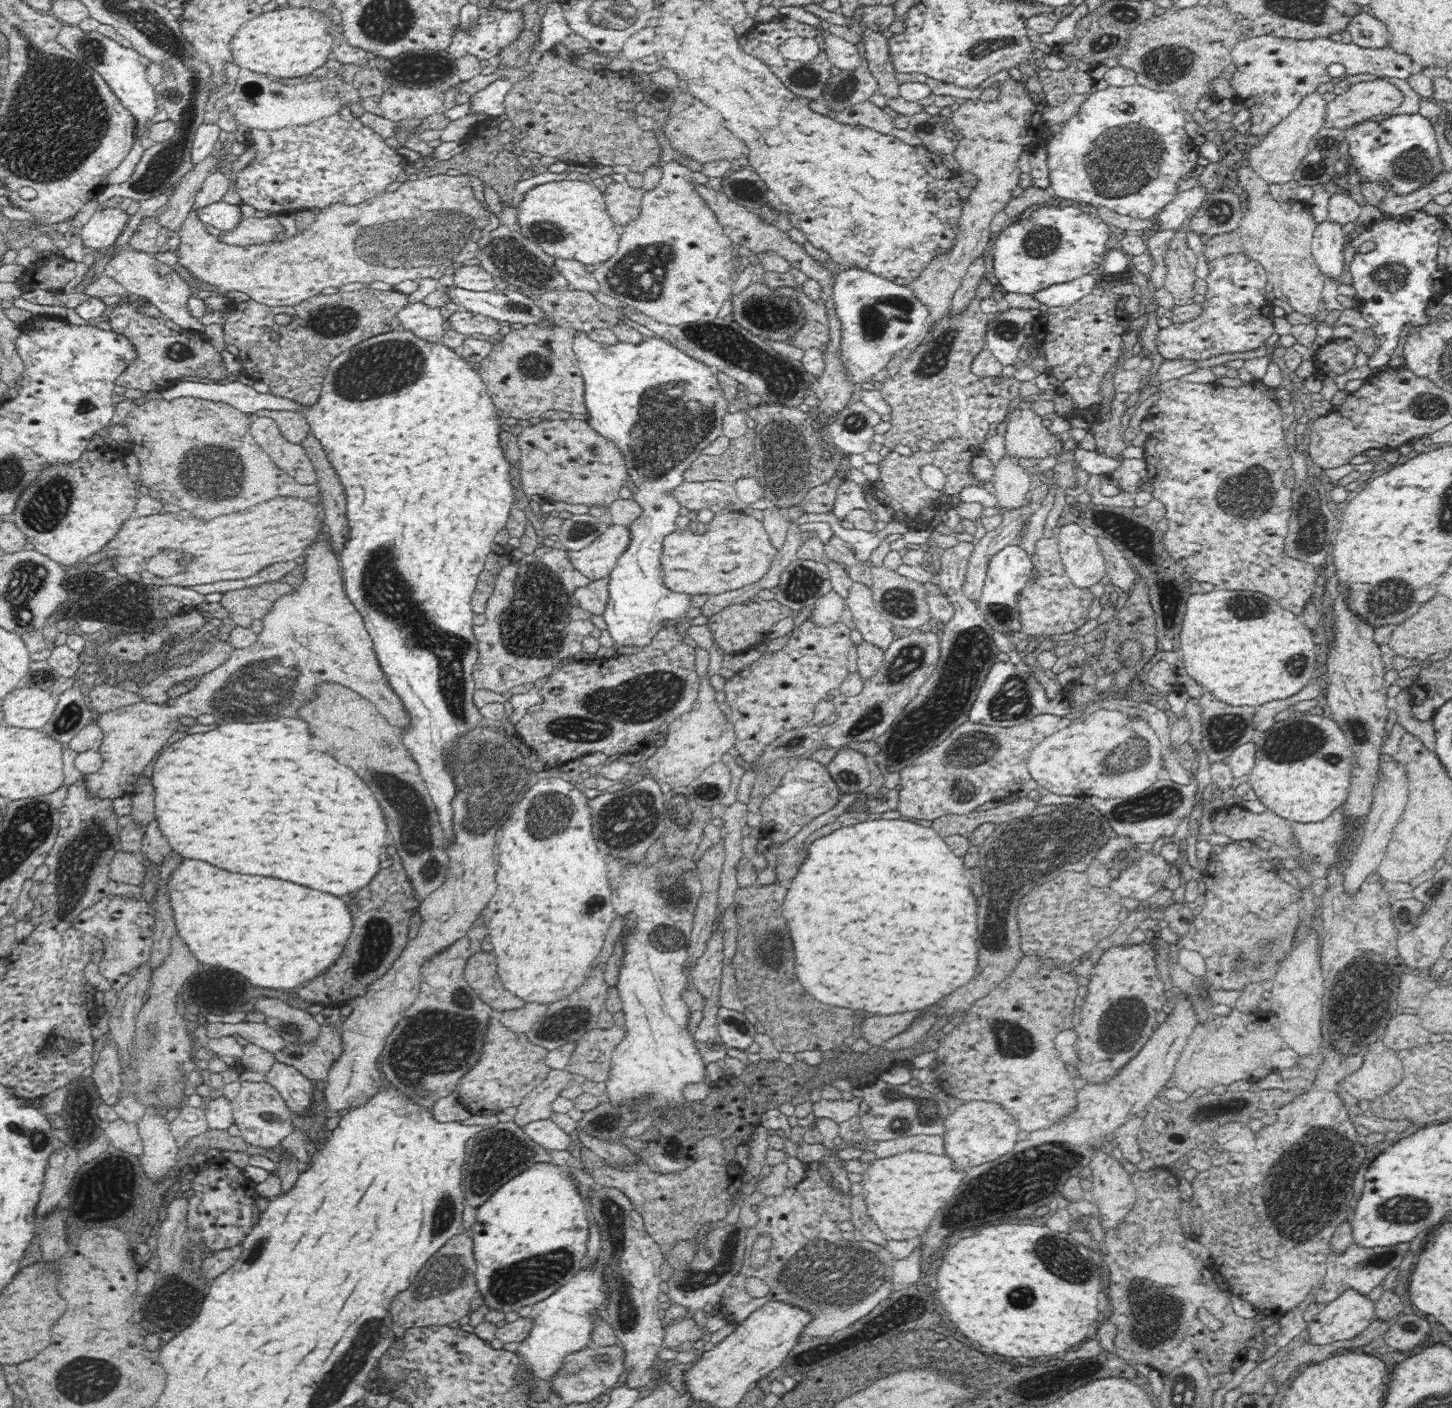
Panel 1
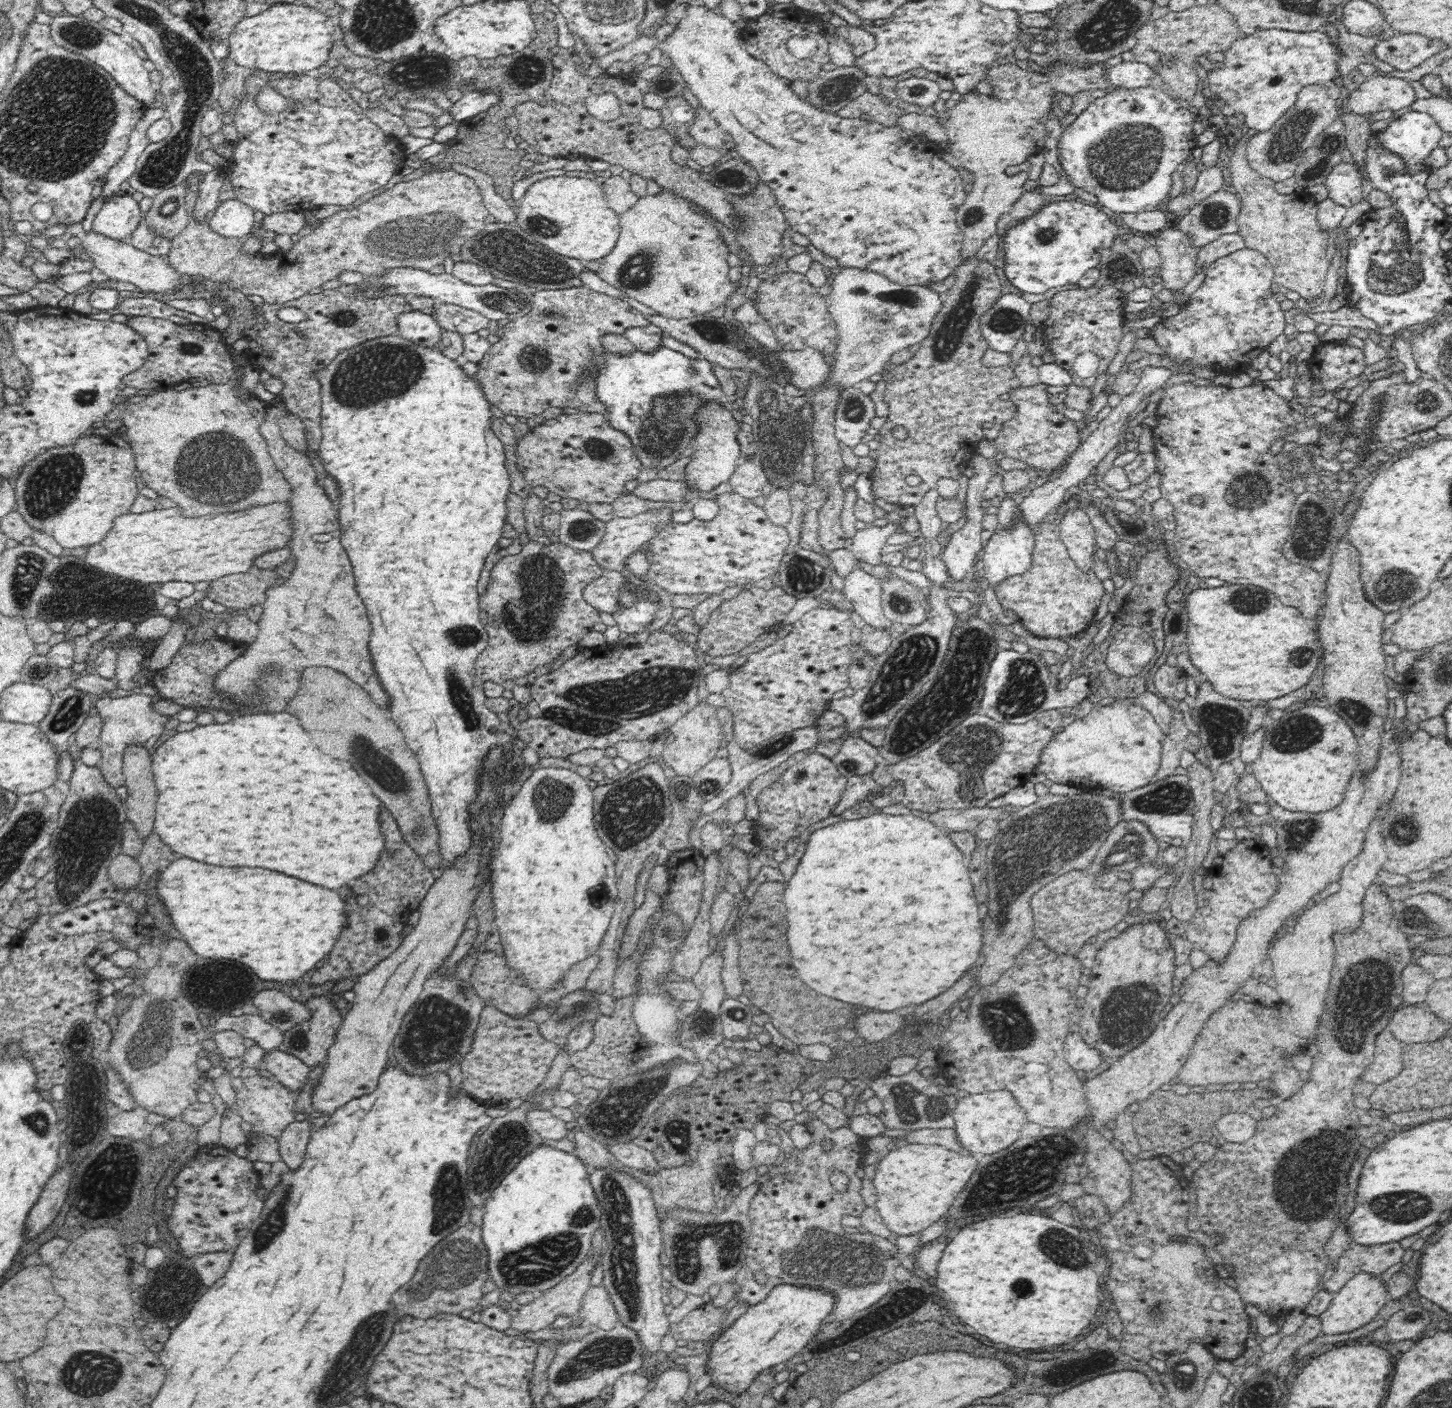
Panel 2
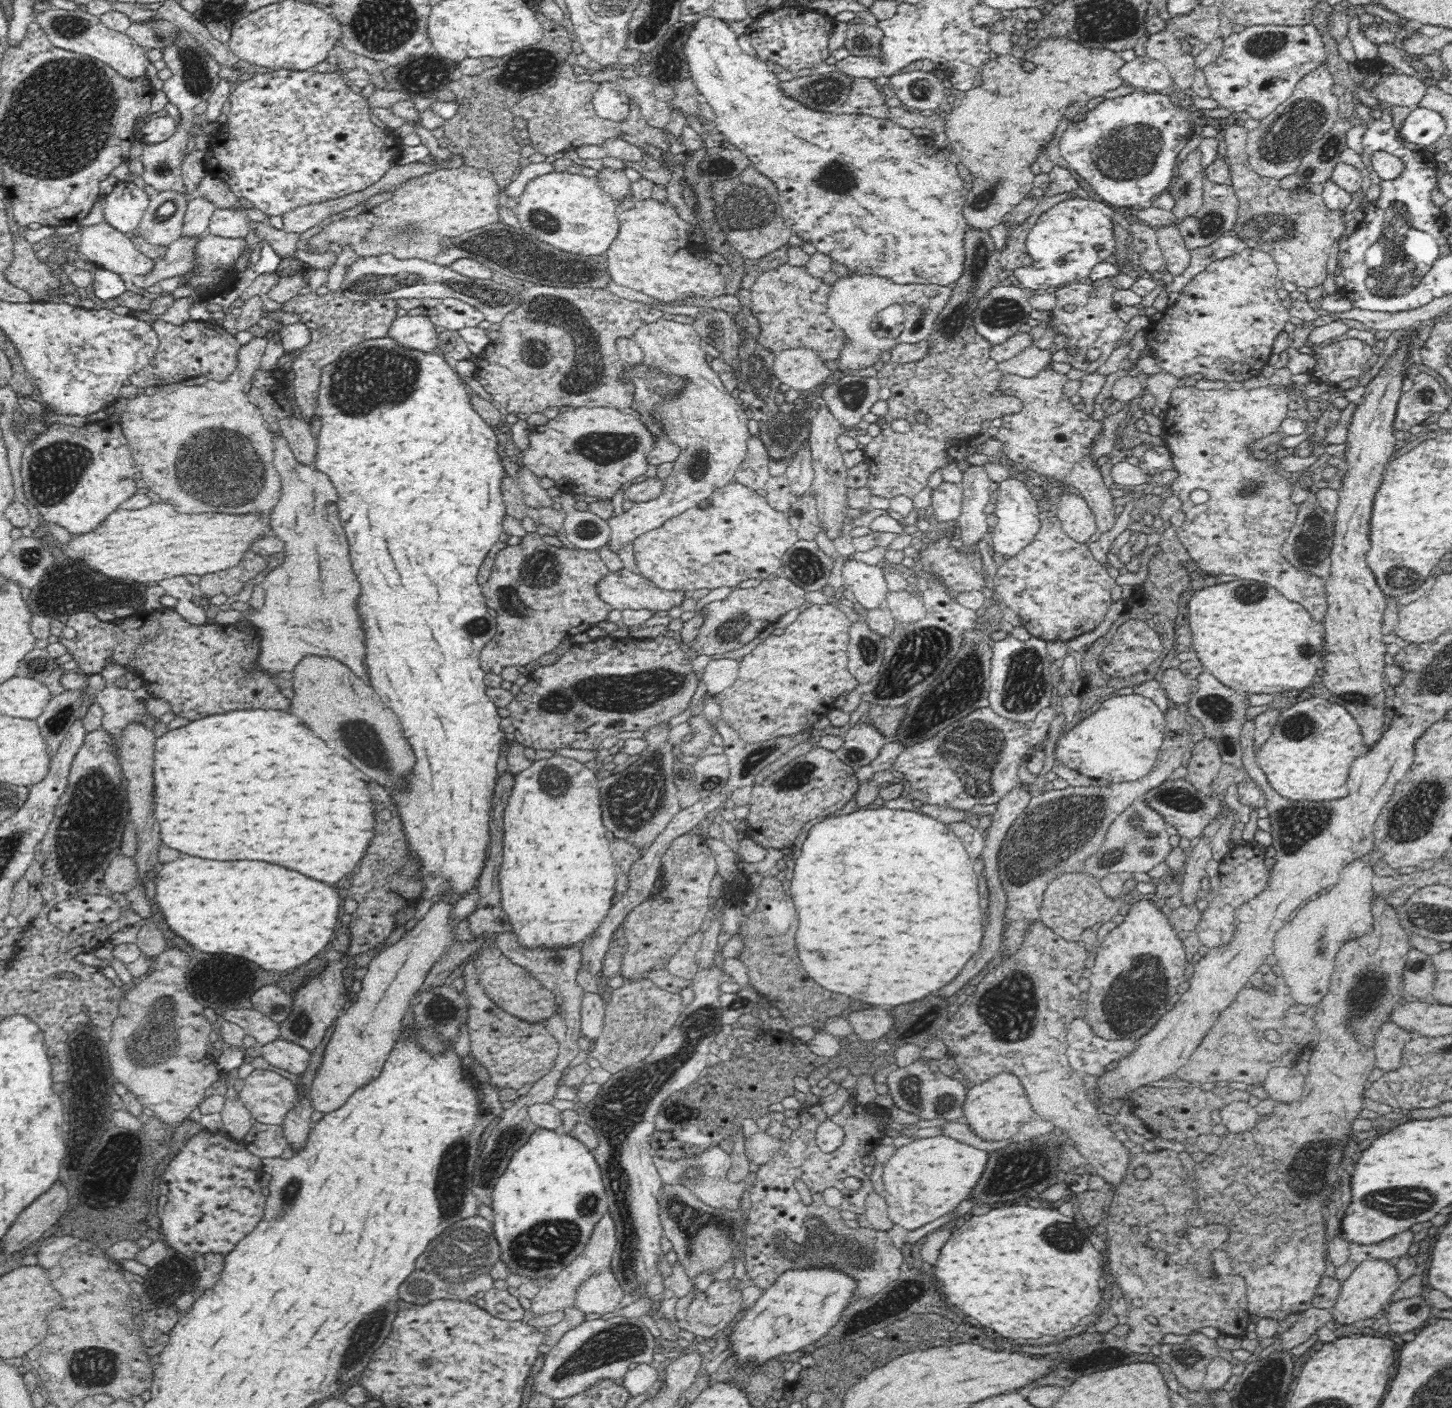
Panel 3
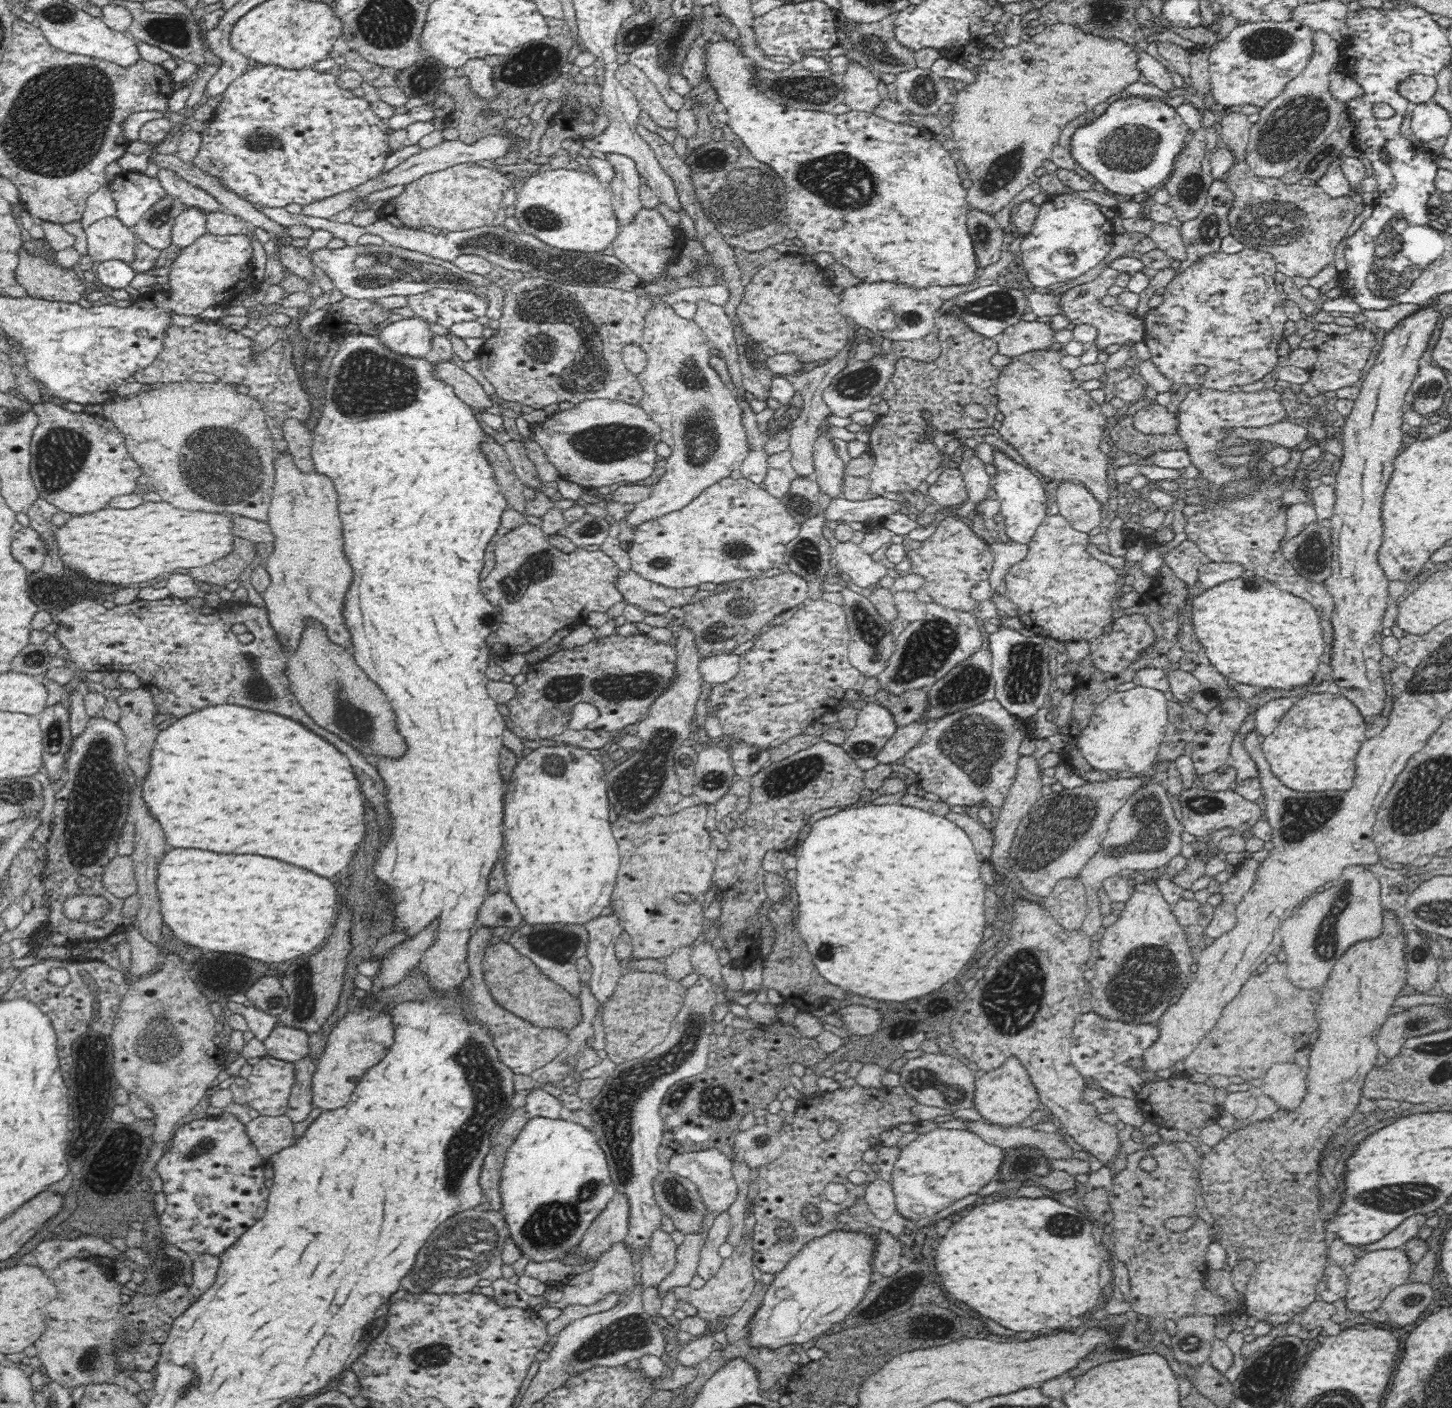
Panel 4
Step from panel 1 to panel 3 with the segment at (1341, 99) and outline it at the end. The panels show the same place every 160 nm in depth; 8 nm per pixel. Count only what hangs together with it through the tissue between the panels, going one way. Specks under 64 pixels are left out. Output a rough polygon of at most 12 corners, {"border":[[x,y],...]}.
{"border":[[1380,76],[1370,95],[1382,104],[1415,108],[1423,76]]}

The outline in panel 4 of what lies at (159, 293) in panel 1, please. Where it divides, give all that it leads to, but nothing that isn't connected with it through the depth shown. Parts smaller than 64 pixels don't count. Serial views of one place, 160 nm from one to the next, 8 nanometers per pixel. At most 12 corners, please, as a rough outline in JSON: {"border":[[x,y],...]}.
{"border":[[118,217],[101,218],[84,231],[92,260],[130,266],[138,240]]}

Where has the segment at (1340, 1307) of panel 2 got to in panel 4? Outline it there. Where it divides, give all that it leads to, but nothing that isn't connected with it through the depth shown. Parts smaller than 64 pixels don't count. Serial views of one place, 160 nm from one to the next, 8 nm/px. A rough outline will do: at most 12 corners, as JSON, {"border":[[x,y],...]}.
{"border":[[1403,1248],[1355,1259],[1344,1300],[1362,1316],[1407,1282],[1414,1264]]}

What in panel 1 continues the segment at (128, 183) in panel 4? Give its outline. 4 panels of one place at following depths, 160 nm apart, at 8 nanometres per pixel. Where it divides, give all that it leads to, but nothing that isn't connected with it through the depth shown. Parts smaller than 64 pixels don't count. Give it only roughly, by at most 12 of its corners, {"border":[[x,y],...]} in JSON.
{"border":[[100,207],[78,239],[106,251],[120,236],[128,215]]}

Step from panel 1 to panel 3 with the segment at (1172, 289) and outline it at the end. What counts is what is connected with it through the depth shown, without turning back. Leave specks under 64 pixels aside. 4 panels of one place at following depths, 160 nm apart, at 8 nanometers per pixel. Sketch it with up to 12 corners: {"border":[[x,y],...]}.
{"border":[[1175,226],[1155,230],[1162,271],[1183,273],[1191,251]]}

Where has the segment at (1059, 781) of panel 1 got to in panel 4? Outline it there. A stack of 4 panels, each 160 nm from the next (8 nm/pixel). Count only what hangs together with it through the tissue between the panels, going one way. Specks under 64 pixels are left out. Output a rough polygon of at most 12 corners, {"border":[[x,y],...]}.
{"border":[[1142,686],[1094,709],[1075,747],[1096,770],[1144,774],[1169,697]]}

